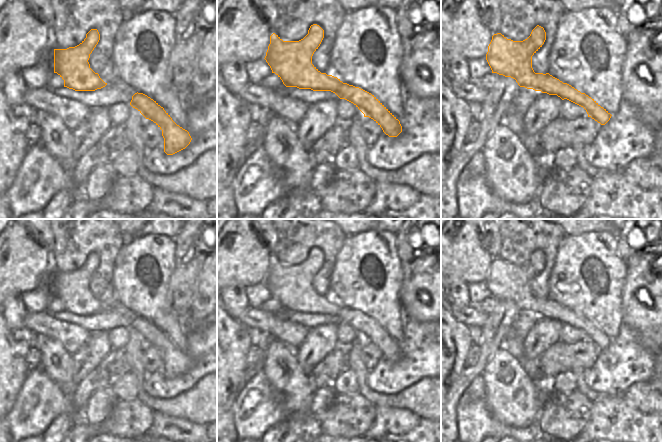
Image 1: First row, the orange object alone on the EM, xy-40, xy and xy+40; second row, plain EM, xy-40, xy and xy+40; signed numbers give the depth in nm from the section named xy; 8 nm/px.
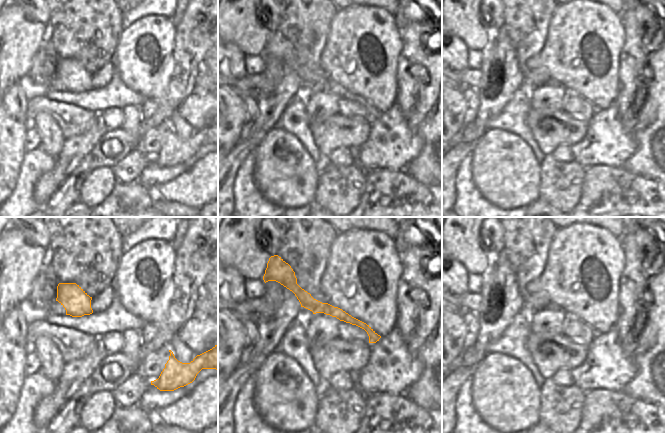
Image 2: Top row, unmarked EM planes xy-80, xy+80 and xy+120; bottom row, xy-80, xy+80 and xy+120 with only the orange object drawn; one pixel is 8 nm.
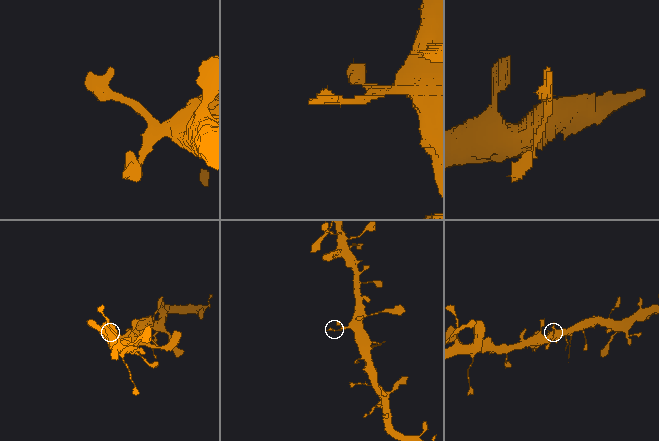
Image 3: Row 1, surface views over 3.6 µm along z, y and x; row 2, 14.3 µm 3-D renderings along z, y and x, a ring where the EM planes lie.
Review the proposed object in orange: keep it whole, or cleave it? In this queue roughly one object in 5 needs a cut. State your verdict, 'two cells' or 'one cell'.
one cell

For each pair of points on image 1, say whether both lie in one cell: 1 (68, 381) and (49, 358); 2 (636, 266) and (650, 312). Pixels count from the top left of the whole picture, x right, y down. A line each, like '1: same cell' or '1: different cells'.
1: same cell
2: same cell

